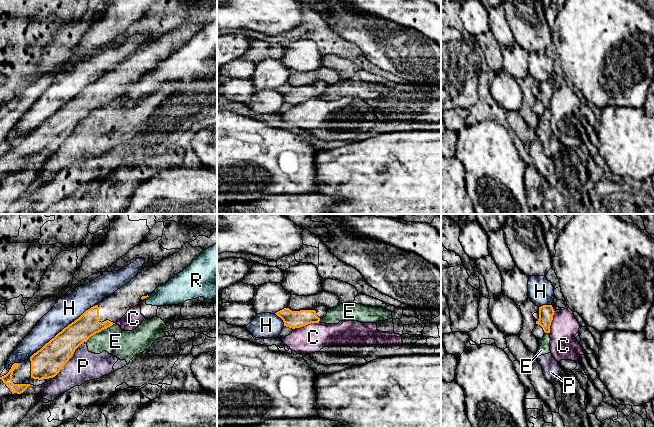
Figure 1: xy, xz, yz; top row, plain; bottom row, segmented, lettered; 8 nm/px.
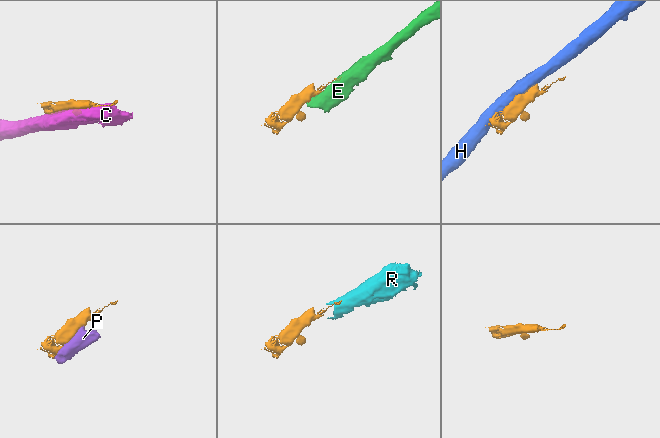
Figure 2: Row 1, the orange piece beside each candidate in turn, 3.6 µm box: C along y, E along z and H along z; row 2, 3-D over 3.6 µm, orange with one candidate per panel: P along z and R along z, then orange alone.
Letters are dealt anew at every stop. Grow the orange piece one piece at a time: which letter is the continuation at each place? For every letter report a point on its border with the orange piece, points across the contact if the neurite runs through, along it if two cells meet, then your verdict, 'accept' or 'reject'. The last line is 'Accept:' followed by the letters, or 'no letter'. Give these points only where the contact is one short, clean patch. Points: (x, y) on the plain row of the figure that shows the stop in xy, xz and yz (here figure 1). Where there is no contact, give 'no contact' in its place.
C: contact xz (305, 101); reject
E: contact xy (100, 107); reject
H: contact xy (64, 104); reject
P: contact xy (68, 136); reject
R: contact xy (145, 73); border xy (149, 72), (142, 76); reject
Accept: no letter

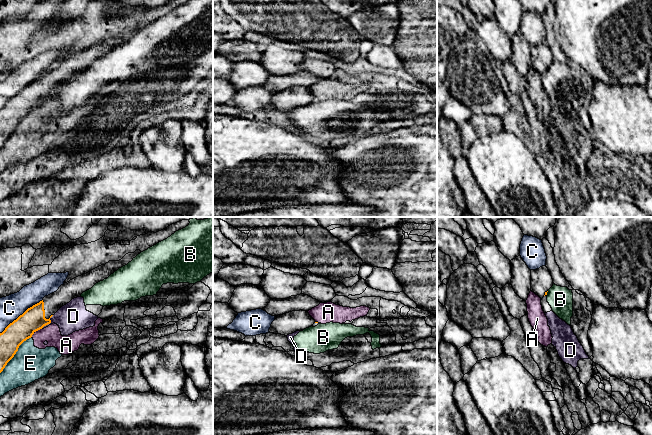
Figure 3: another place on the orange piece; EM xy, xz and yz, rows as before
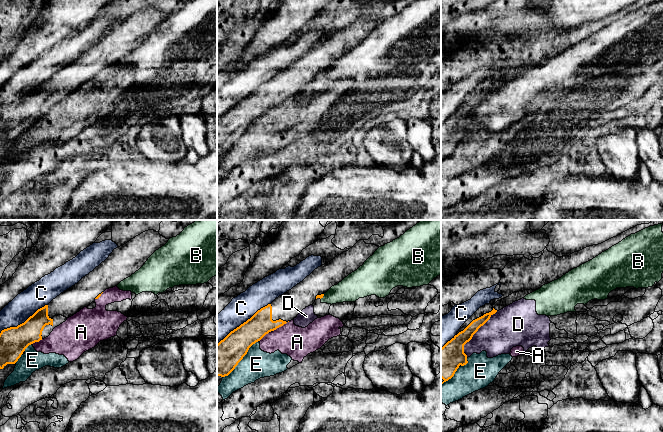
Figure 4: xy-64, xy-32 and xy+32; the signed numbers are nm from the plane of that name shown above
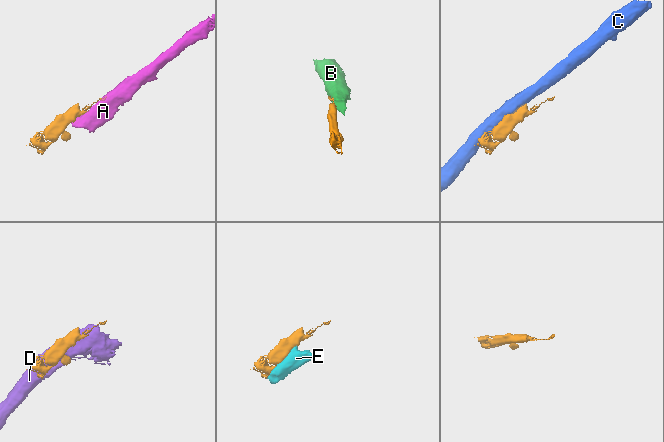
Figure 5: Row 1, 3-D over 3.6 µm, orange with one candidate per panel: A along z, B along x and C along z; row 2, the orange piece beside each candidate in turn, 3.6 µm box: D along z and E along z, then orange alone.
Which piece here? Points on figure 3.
A: contact xy (36, 106); reject
B: contact yz (546, 69); border yz (548, 67), (546, 71); reject
C: contact xy (22, 90); reject
D: contact xy (49, 99); reject
E: contact xy (15, 129); reject
Accept: no letter

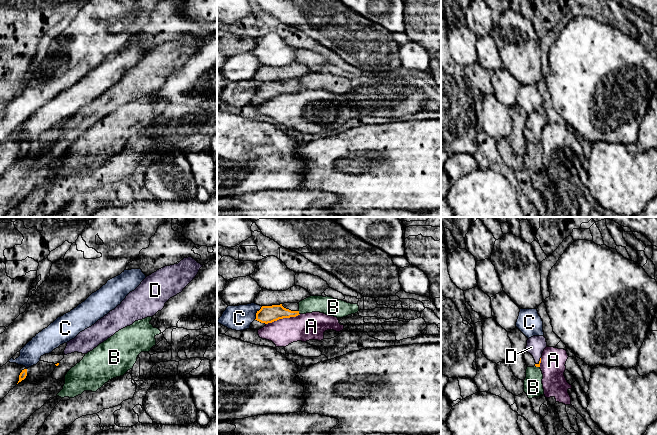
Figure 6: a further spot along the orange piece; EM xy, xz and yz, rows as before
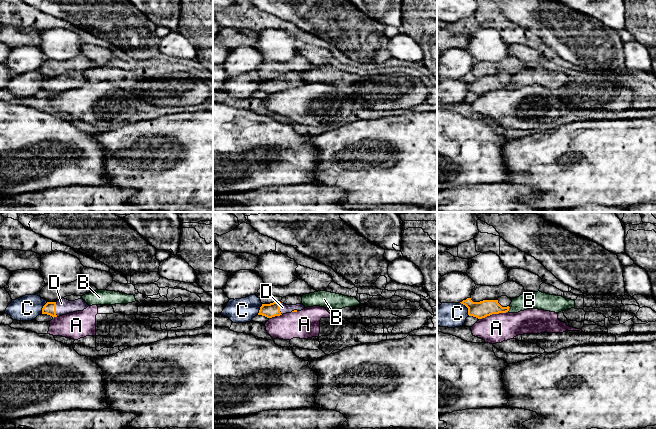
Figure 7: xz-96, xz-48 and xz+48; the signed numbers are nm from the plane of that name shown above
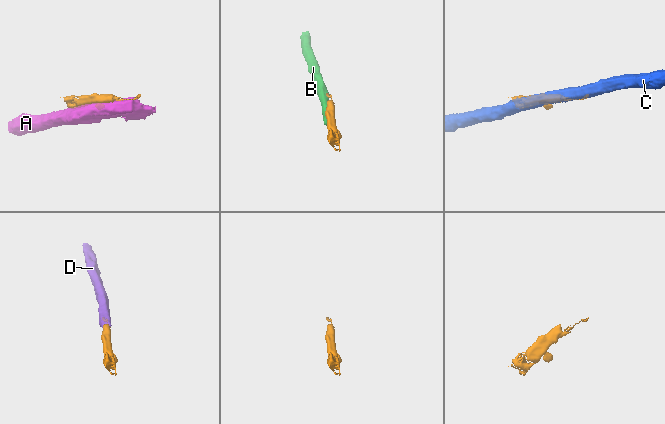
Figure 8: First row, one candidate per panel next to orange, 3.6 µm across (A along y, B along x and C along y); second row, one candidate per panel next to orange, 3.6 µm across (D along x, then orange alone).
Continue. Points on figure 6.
A: contact xz (283, 93); reject
B: contact xz (298, 89); reject
C: contact xz (256, 89); reject
D: contact yz (539, 137); way yz (537, 141), (539, 137), (535, 122); accept
Accept: D

